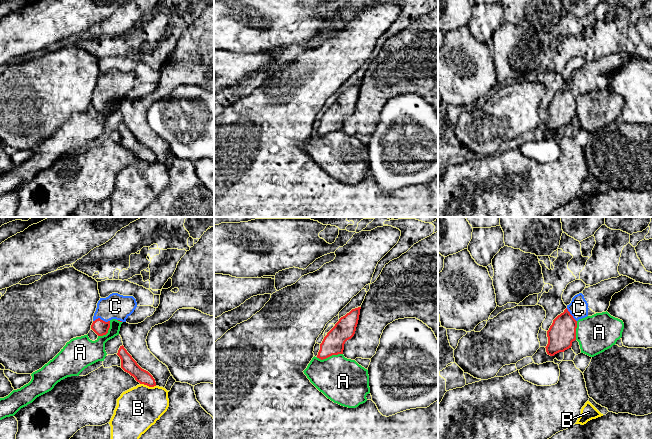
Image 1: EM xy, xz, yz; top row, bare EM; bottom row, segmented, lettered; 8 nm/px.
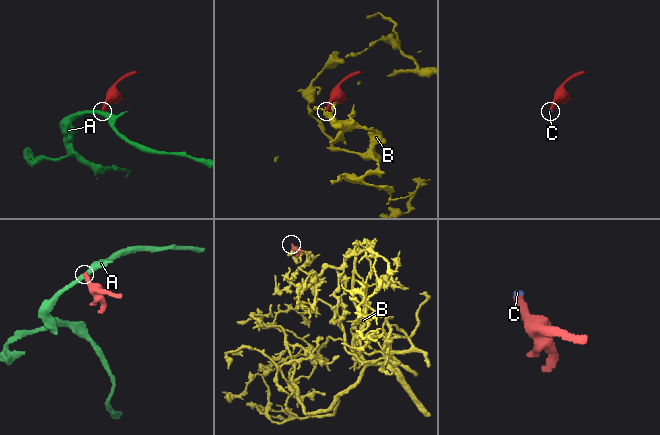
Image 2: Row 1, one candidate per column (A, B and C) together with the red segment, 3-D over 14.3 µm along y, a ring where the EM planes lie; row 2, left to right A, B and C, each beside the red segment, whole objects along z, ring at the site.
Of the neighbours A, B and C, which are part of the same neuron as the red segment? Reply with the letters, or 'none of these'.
C

